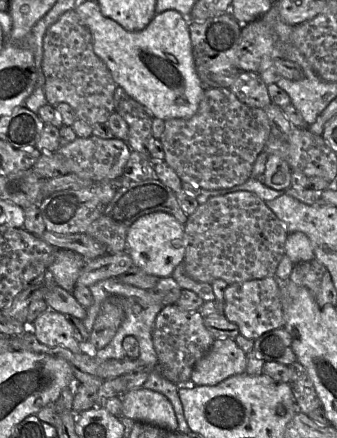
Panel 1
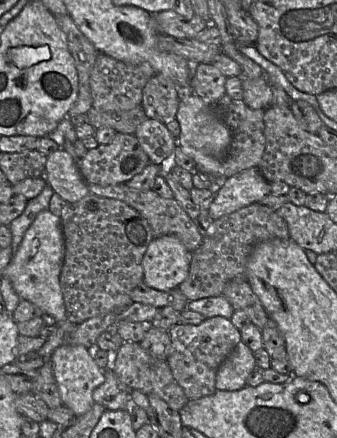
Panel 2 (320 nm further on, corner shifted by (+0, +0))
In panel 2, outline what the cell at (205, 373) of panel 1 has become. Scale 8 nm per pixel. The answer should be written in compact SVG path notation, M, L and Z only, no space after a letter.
M241 341L219 367L216 374L216 389L237 391L244 388L255 368L254 352Z

